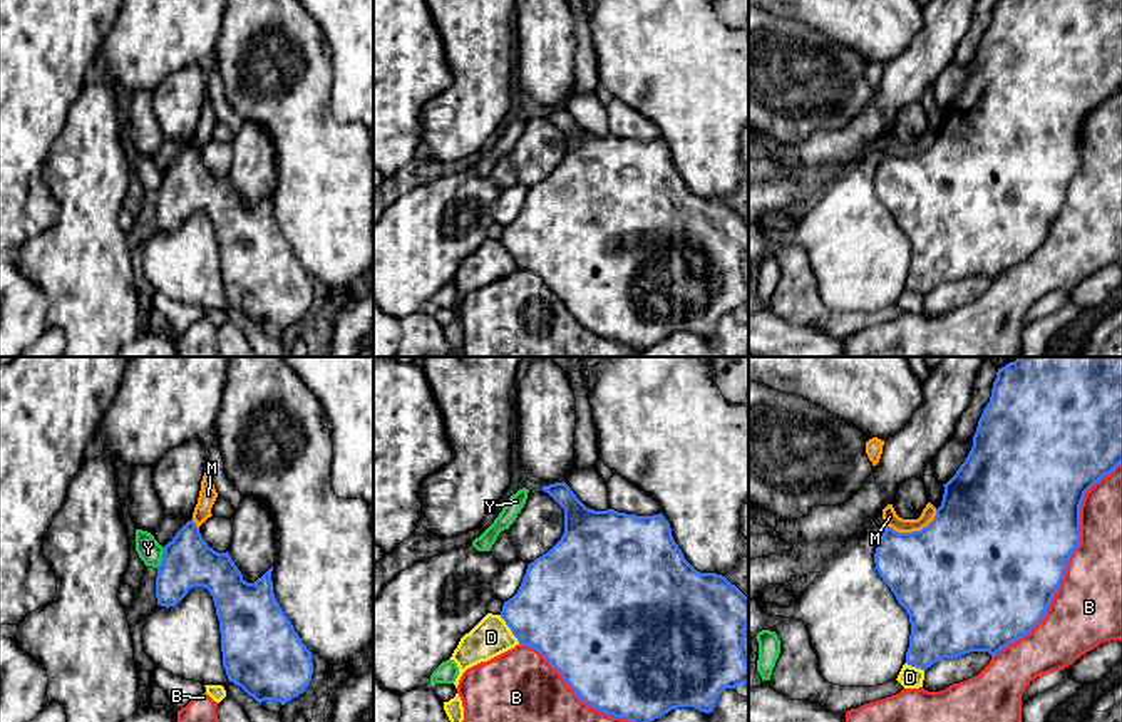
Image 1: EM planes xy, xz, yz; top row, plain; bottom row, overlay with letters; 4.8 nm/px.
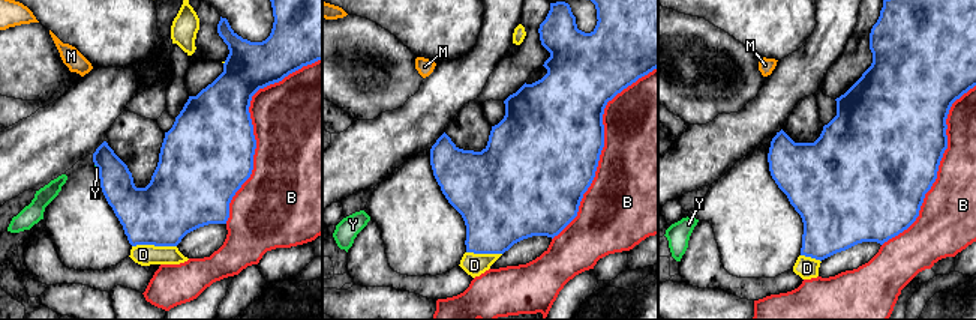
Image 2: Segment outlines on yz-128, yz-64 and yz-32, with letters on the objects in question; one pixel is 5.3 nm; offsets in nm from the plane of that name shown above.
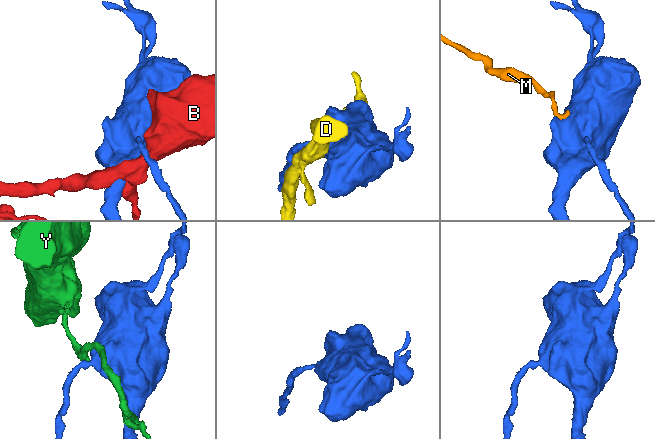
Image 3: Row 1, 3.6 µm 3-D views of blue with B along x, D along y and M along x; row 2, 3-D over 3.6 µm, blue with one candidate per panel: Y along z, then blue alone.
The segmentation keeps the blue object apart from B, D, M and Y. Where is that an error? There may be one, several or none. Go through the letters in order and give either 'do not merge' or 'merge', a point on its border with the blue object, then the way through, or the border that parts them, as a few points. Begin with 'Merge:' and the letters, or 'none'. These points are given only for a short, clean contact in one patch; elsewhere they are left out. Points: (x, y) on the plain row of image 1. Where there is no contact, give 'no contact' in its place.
Merge: none
B: do not merge | yz (1067, 186)
D: do not merge | xz (511, 255)
M: do not merge | yz (913, 156)
Y: do not merge | xy (163, 183)

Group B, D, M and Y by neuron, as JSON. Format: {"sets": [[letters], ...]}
{"sets": [["B"], ["D"], ["M"], ["Y"]]}

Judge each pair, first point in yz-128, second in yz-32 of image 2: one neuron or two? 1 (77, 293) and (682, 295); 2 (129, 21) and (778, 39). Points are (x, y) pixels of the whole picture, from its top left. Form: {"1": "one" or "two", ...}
{"1": "one", "2": "one"}

